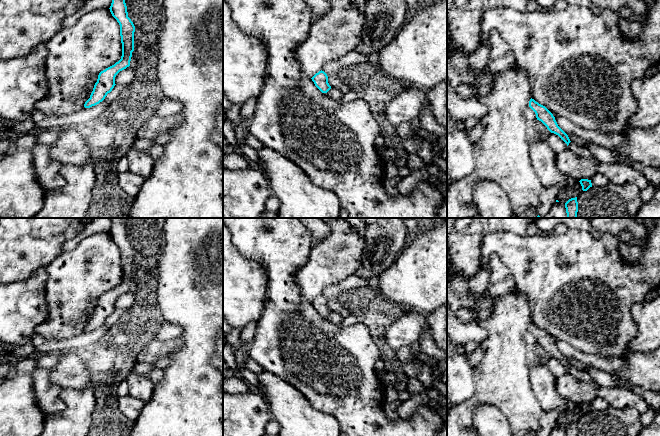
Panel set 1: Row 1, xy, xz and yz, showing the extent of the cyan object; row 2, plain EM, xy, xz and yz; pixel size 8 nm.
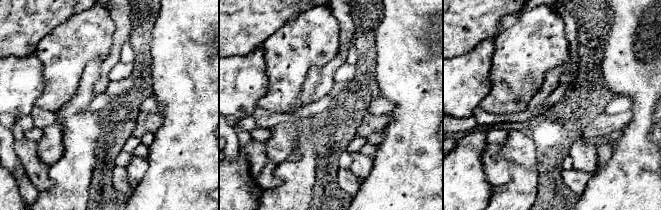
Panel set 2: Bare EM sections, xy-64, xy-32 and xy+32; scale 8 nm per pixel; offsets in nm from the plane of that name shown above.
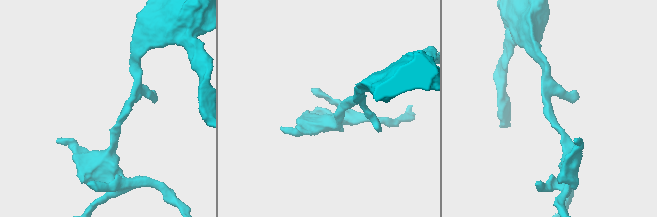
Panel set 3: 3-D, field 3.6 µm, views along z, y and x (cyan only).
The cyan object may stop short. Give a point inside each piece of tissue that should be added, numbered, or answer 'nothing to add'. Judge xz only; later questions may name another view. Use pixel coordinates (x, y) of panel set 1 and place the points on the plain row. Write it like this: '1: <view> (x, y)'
nothing to add

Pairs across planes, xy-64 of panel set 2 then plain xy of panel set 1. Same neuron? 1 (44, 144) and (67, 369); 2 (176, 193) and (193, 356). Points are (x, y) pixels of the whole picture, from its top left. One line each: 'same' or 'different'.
1: same
2: same

